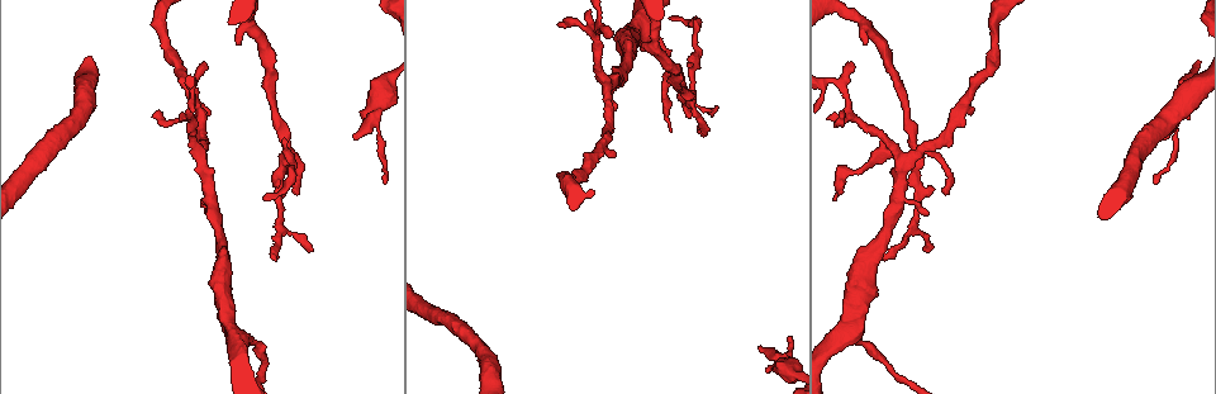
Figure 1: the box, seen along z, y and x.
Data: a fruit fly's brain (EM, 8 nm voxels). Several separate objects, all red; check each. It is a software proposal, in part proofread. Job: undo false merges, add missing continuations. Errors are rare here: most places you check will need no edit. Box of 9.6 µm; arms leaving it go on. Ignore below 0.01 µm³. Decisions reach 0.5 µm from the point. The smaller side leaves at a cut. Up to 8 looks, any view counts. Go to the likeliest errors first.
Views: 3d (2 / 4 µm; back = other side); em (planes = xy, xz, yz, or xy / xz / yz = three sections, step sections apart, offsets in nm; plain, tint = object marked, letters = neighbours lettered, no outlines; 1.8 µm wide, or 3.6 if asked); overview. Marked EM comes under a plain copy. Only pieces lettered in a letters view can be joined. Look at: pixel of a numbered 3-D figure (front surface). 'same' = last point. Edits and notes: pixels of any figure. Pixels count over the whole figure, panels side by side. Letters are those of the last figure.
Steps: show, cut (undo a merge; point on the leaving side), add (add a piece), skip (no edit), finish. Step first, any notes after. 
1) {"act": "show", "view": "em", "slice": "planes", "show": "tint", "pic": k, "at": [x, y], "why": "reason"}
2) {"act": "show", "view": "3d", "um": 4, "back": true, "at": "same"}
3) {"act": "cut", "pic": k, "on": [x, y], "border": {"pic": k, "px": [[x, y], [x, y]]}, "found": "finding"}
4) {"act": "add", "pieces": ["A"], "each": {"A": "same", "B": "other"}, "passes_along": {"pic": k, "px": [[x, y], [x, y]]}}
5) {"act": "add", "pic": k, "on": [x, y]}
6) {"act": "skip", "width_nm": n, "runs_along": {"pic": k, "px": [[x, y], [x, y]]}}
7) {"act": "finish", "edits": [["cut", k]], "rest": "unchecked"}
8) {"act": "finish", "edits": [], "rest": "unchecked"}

{"act": "show", "view": "3d", "um": 2, "pic": 1, "at": [1166, 140], "why": "free end"}

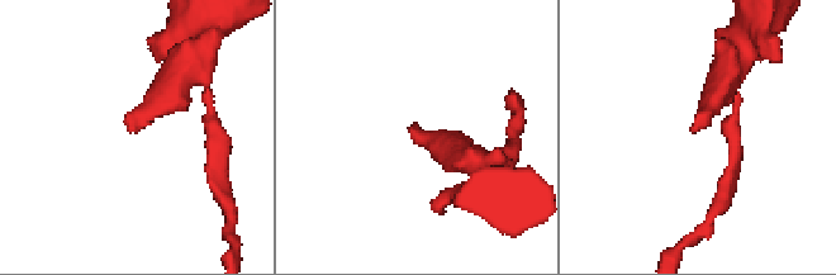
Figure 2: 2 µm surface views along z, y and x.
{"act": "show", "view": "em", "slice": "xz", "step": 4, "show": "letters", "pic": 2, "at": [416, 123]}

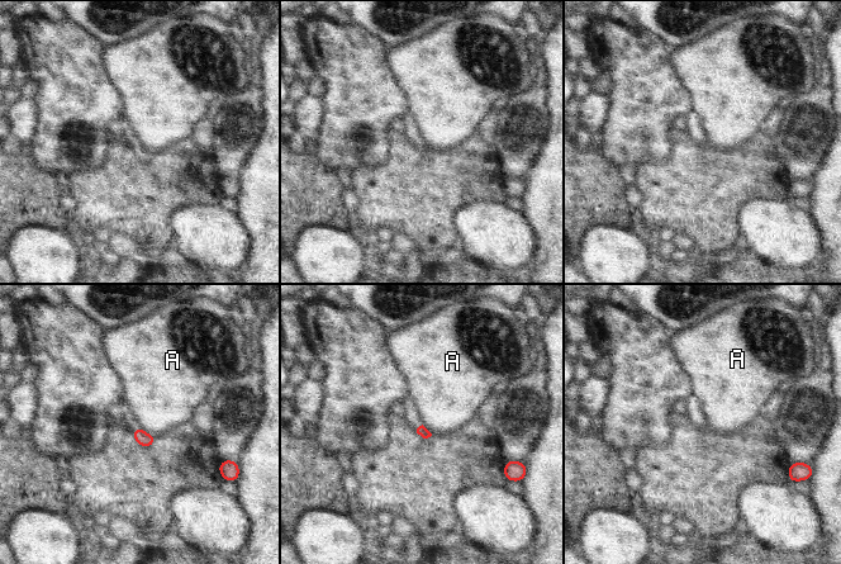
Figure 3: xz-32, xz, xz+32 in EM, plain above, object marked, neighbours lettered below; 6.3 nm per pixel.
{"act": "show", "view": "em", "slice": "planes", "show": "letters", "at": "same"}

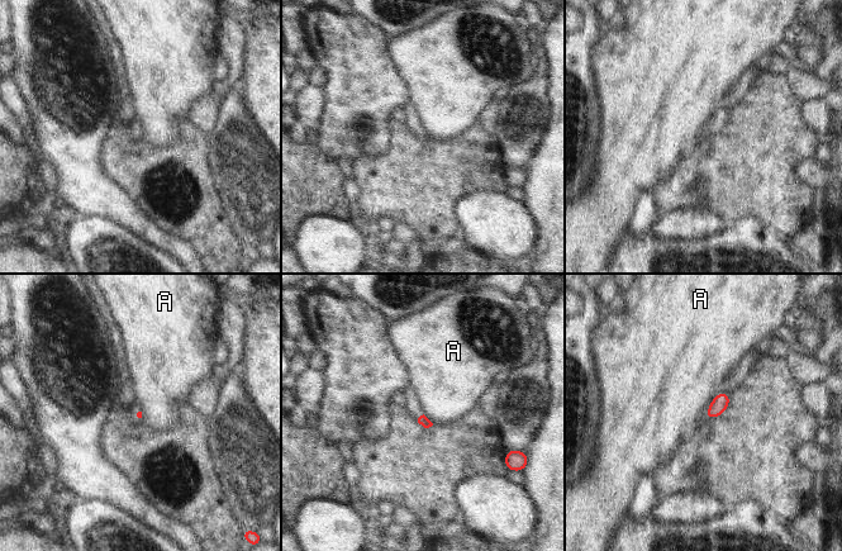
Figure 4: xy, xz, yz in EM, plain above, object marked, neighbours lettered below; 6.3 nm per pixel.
{"act": "skip", "each": {"A": "other"}, "border": {"pic": 4, "px": [[719, 393], [709, 405]]}, "found": "no lettered piece goes on from it"}

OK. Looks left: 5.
{"act": "show", "view": "3d", "um": 2, "pic": 1, "at": [694, 100], "why": "sharp bend"}

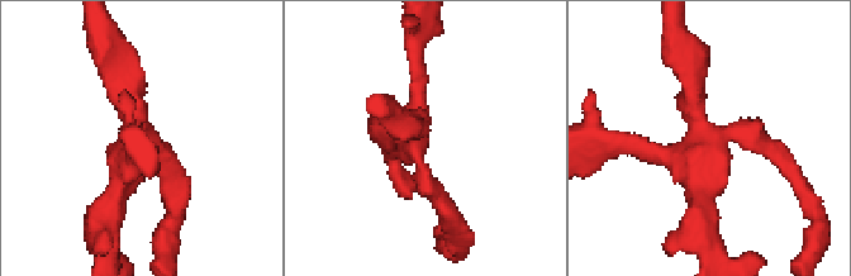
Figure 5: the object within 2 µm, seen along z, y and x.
{"act": "show", "view": "em", "slice": "planes", "show": "letters", "pic": 5, "at": [697, 141], "arms": 4, "why": "now the EM"}

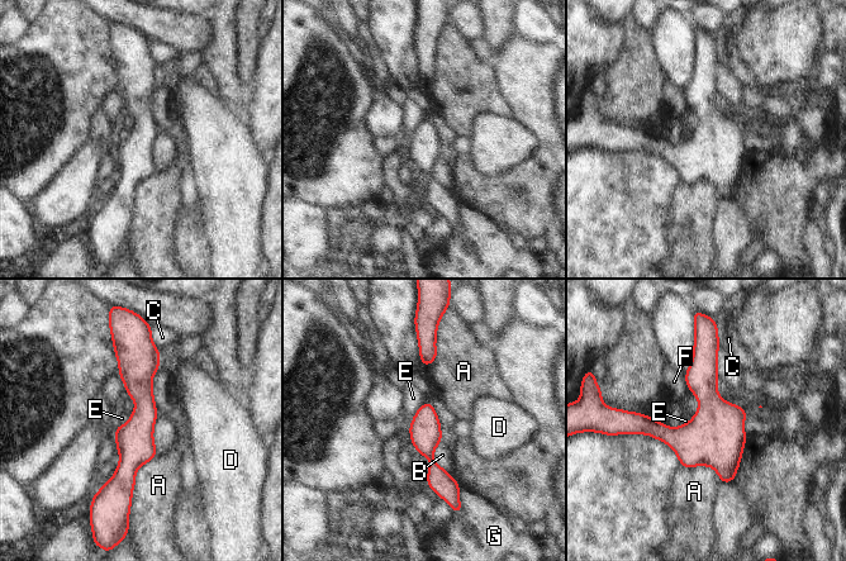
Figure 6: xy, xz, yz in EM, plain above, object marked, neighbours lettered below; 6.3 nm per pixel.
{"act": "skip", "longest_contact_nm": ["A", 400], "each": {"A": "other", "B": "other", "C": "other", "D": "other", "E": "other", "F": "other", "G": "other"}, "border": {"pic": 6, "px": [[426, 400], [410, 423], [410, 442]]}, "found": "continuous, no second neuron"}

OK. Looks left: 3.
{"act": "show", "view": "em", "slice": "xz", "step": 4, "show": "tint", "pic": 1, "at": [266, 200], "why": "long arm stops here"}

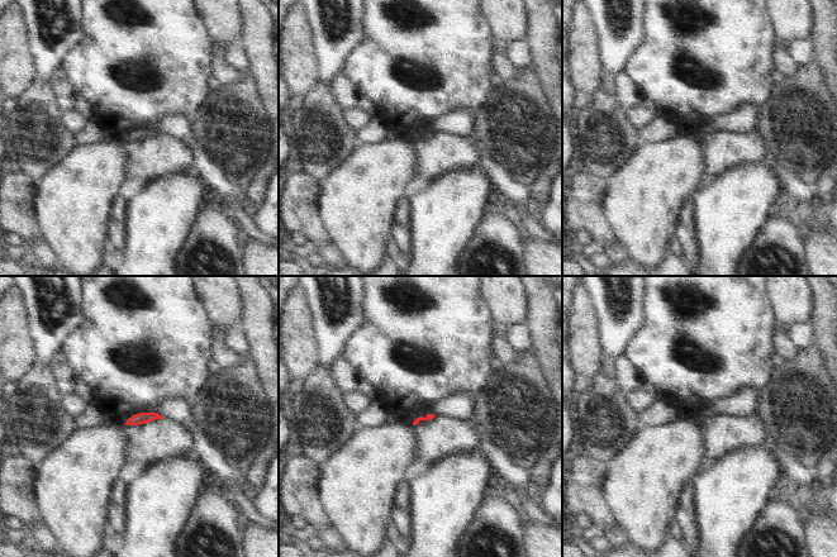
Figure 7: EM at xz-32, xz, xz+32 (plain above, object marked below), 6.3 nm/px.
{"act": "show", "view": "em", "slice": "planes", "show": "letters", "at": "same"}

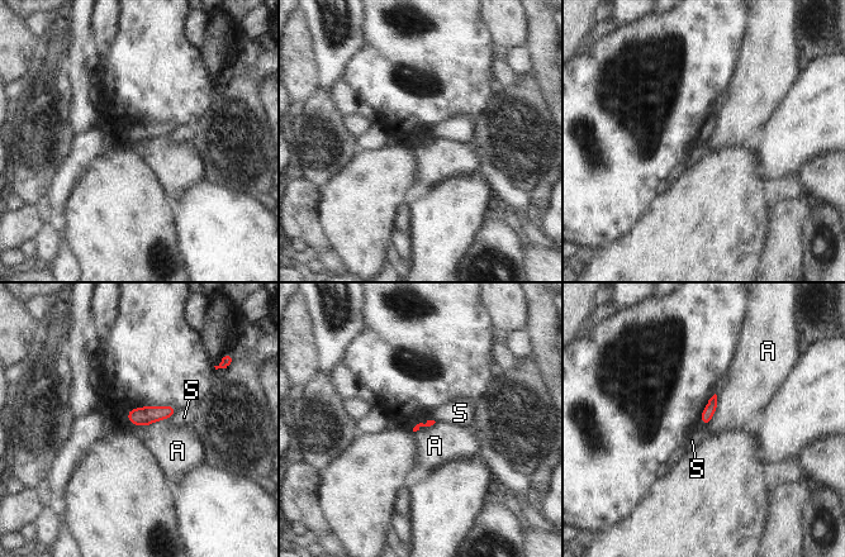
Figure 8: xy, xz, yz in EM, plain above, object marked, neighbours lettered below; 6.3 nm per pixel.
{"act": "skip", "each": {"A": "other", "S": "other"}, "border": {"pic": 8, "px": [[717, 395], [717, 406], [708, 424]]}, "found": "no lettered piece goes on from it"}

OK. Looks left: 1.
{"act": "finish", "edits": [], "rest": "unchecked"}

